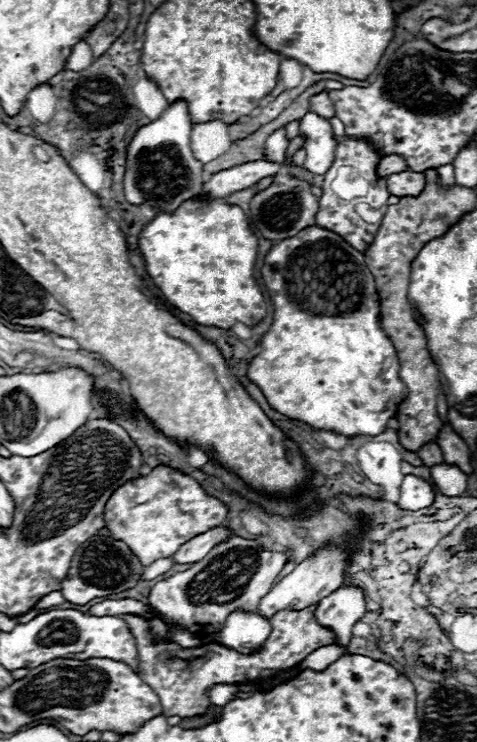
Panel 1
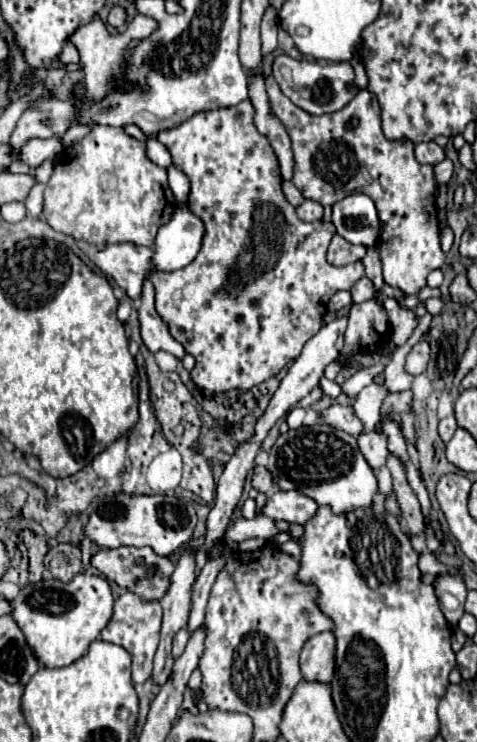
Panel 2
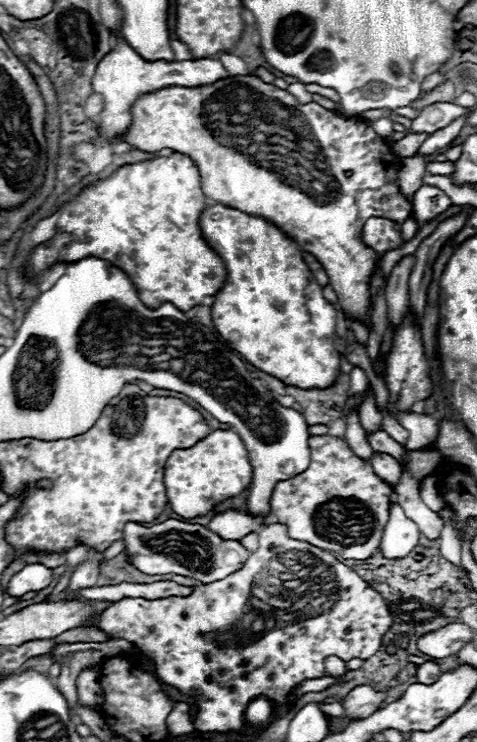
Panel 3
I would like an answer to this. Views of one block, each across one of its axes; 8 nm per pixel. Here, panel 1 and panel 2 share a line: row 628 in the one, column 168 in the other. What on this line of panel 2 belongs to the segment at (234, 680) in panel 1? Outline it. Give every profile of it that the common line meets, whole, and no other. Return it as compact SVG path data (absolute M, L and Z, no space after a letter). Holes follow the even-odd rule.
M250 100L240 102L238 106L232 108L218 108L218 110L208 110L208 112L198 112L196 116L188 118L186 122L182 122L180 126L172 128L172 130L164 130L158 134L158 140L168 148L168 152L172 152L172 164L182 170L188 178L190 178L190 194L188 194L188 208L194 216L198 216L204 222L204 238L202 238L202 246L200 252L196 254L196 258L192 260L192 264L174 270L174 272L154 272L150 276L154 290L156 290L156 312L160 314L160 318L166 322L170 334L184 346L184 350L188 354L192 354L196 358L196 366L190 372L192 380L196 386L208 390L208 392L226 392L232 388L240 388L240 390L250 390L252 386L276 376L284 366L288 366L290 362L296 360L296 356L300 354L302 346L322 328L320 318L326 312L326 304L328 300L340 292L340 290L350 290L354 286L354 282L358 282L364 276L364 264L362 262L354 262L348 266L330 266L326 262L326 250L328 244L334 236L334 228L332 222L304 222L296 216L294 206L288 204L288 200L282 194L282 186L280 186L280 176L278 176L278 158L270 146L270 142L266 140L266 136L262 136L254 122L254 108L250 104Z

